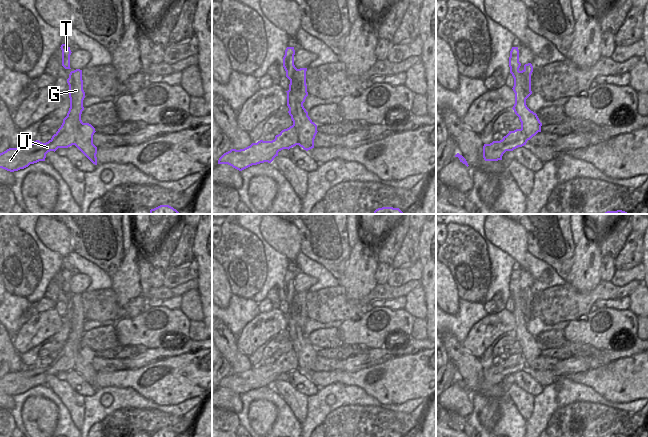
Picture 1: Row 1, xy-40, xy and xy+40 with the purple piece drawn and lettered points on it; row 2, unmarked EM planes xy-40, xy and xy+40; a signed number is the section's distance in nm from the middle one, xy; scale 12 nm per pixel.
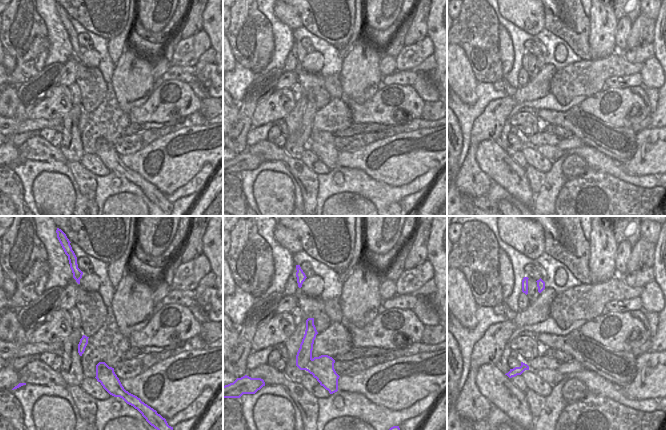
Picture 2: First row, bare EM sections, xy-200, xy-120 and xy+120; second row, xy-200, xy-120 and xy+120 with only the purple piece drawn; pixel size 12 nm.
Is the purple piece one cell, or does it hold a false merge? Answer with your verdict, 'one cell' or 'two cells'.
two cells

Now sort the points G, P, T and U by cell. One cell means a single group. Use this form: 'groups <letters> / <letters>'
groups G P U / T

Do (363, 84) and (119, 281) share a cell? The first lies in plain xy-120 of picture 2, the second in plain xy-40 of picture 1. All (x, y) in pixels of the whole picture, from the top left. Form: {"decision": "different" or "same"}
{"decision": "same"}

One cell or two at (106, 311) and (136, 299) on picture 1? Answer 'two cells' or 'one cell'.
two cells

